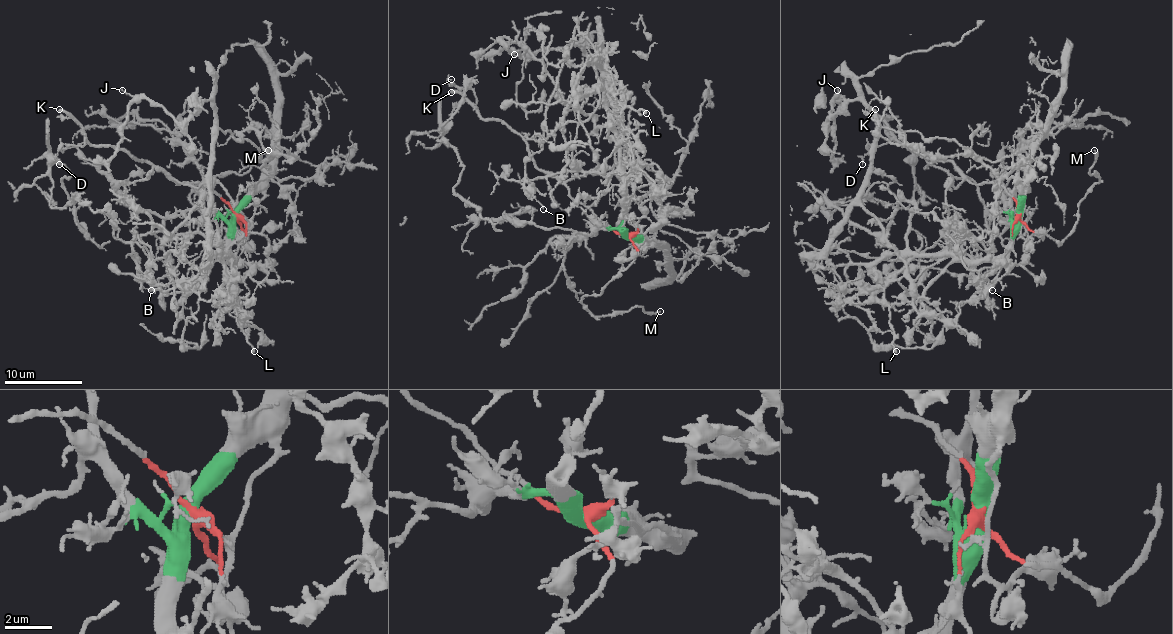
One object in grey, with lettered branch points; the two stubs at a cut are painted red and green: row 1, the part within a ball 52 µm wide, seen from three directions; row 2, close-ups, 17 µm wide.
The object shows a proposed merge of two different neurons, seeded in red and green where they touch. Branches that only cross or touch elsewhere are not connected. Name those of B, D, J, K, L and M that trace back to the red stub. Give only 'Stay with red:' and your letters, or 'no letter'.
Stay with red: D, K, M

